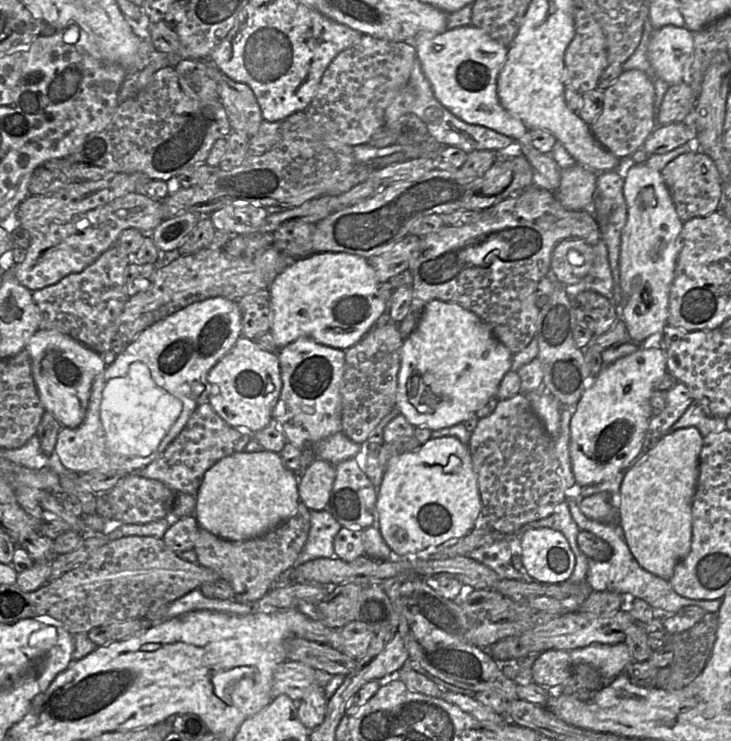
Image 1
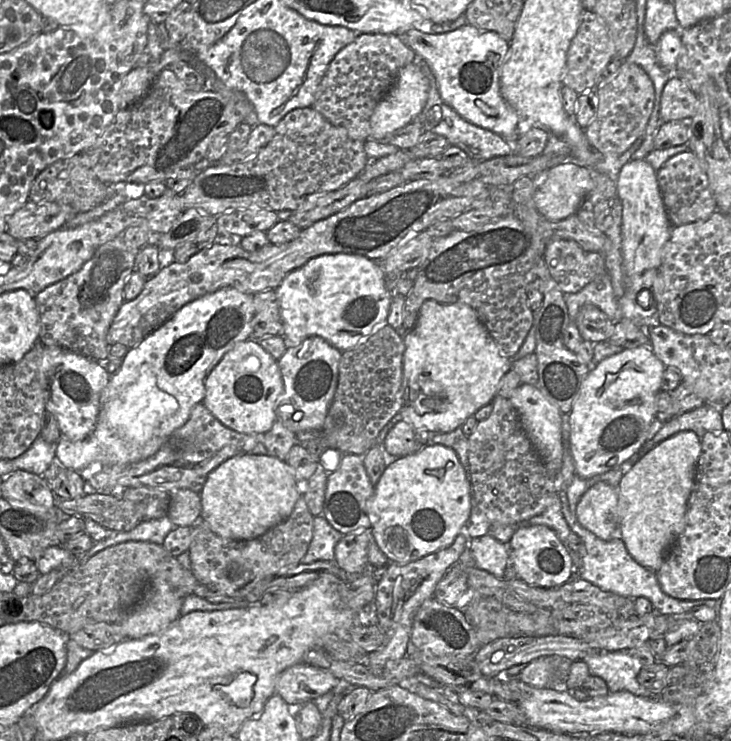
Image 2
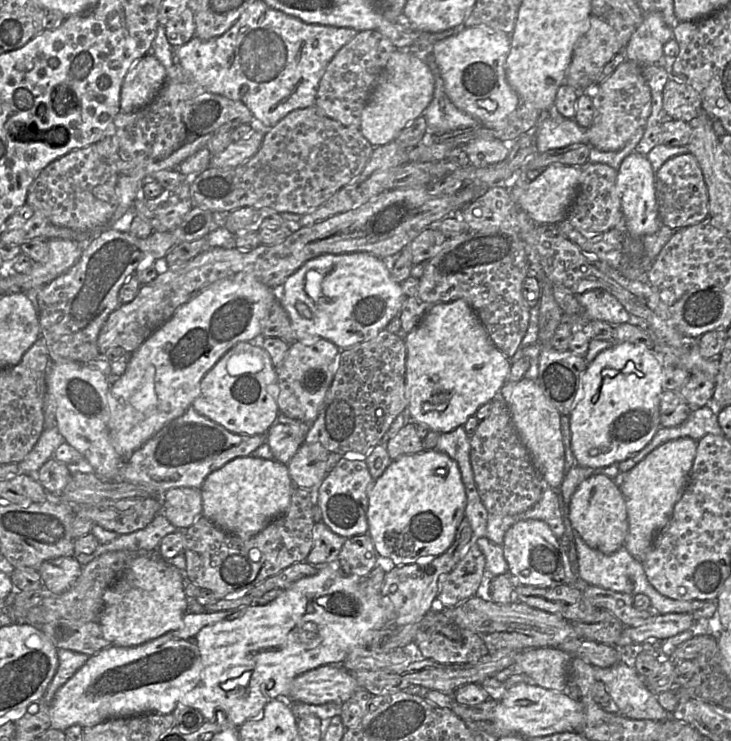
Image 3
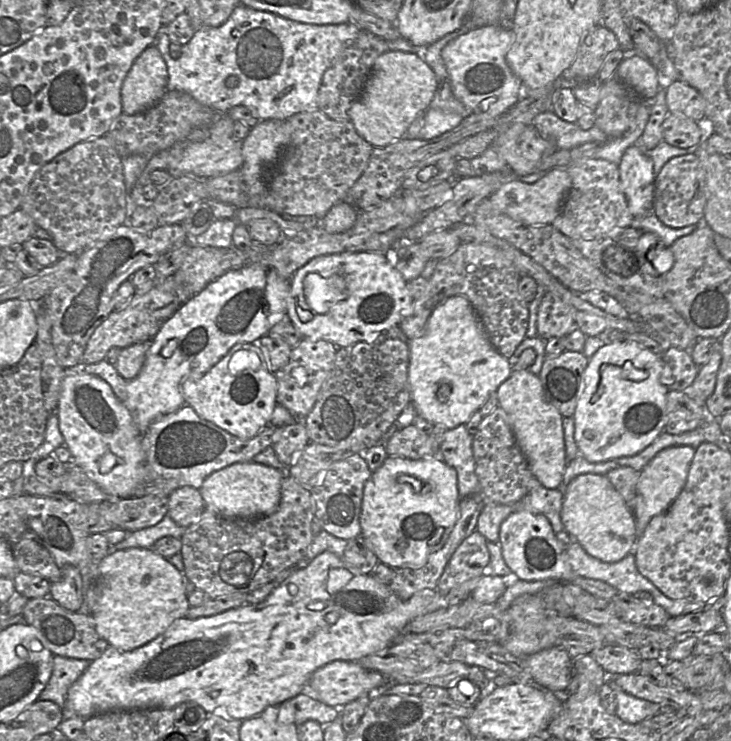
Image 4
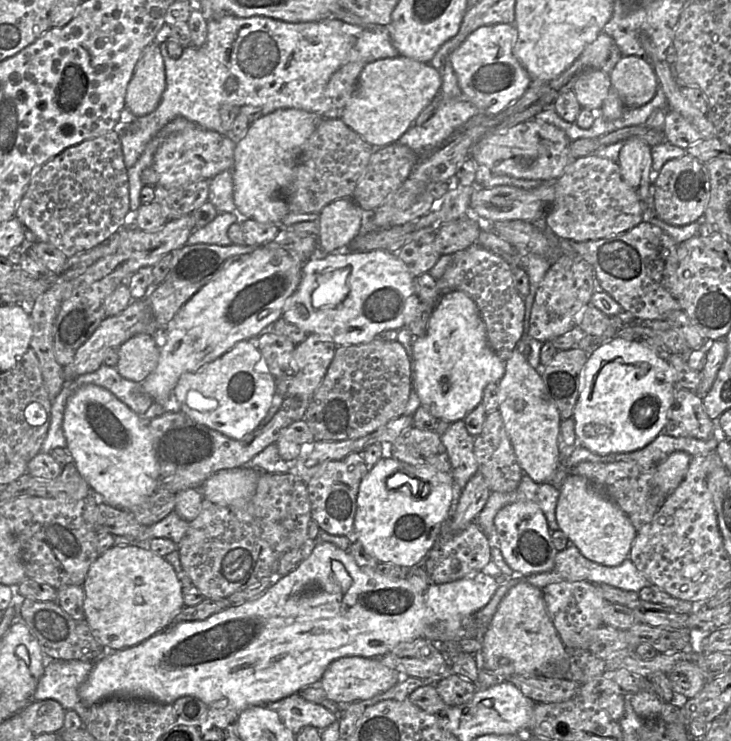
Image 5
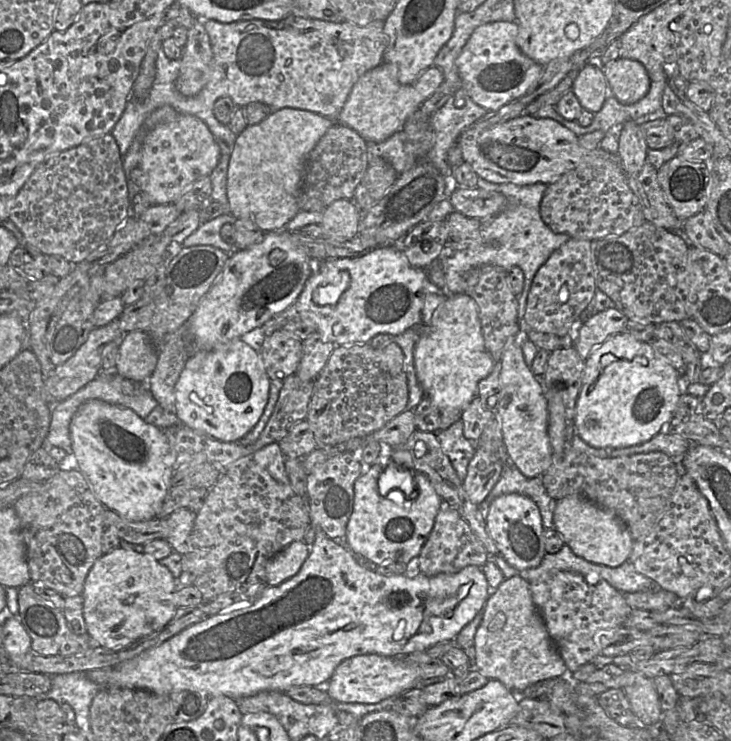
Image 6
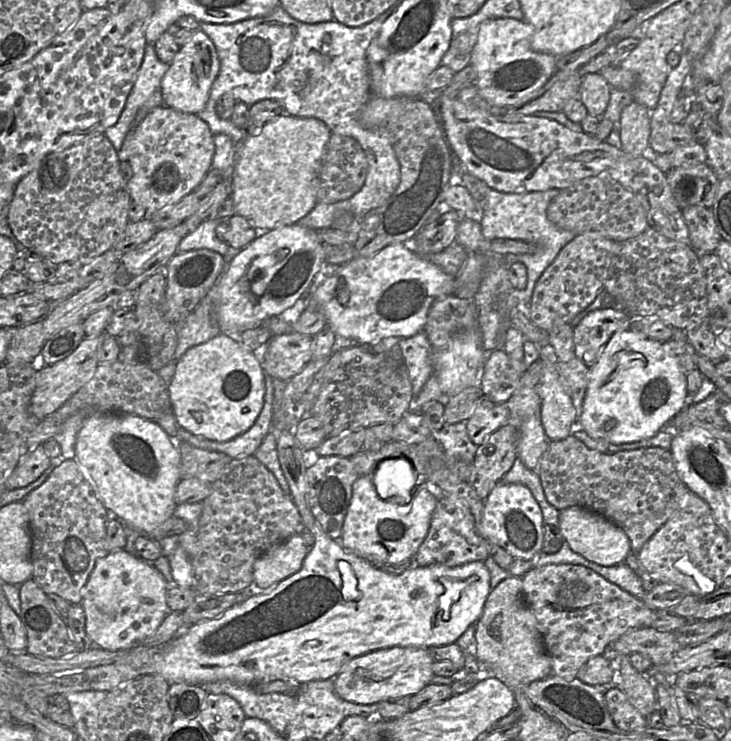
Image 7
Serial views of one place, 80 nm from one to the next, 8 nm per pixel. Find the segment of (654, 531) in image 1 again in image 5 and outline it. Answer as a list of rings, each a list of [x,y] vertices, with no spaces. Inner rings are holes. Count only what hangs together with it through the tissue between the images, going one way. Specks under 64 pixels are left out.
[[[682,451],[670,454],[656,465],[655,485],[664,496],[671,494],[684,479],[692,457]]]

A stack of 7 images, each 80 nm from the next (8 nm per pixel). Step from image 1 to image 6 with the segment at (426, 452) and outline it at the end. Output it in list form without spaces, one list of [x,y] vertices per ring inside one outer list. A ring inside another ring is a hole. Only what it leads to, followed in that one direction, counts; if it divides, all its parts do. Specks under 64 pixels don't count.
[[[372,464],[368,472],[356,479],[353,509],[346,526],[345,541],[352,553],[361,554],[376,564],[408,563],[413,557],[418,557],[433,528],[443,499],[426,475],[419,472],[414,474],[416,497],[408,500],[400,490],[393,490],[387,497],[383,497],[378,490],[378,478],[386,464]]]

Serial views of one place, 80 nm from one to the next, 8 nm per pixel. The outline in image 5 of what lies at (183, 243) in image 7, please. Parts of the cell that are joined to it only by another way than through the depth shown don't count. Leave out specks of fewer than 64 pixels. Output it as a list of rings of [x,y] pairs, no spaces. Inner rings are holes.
[[[220,213],[206,226],[194,230],[187,240],[187,245],[213,244],[219,246],[230,246],[232,241],[227,232],[229,227],[241,218],[235,213]]]

